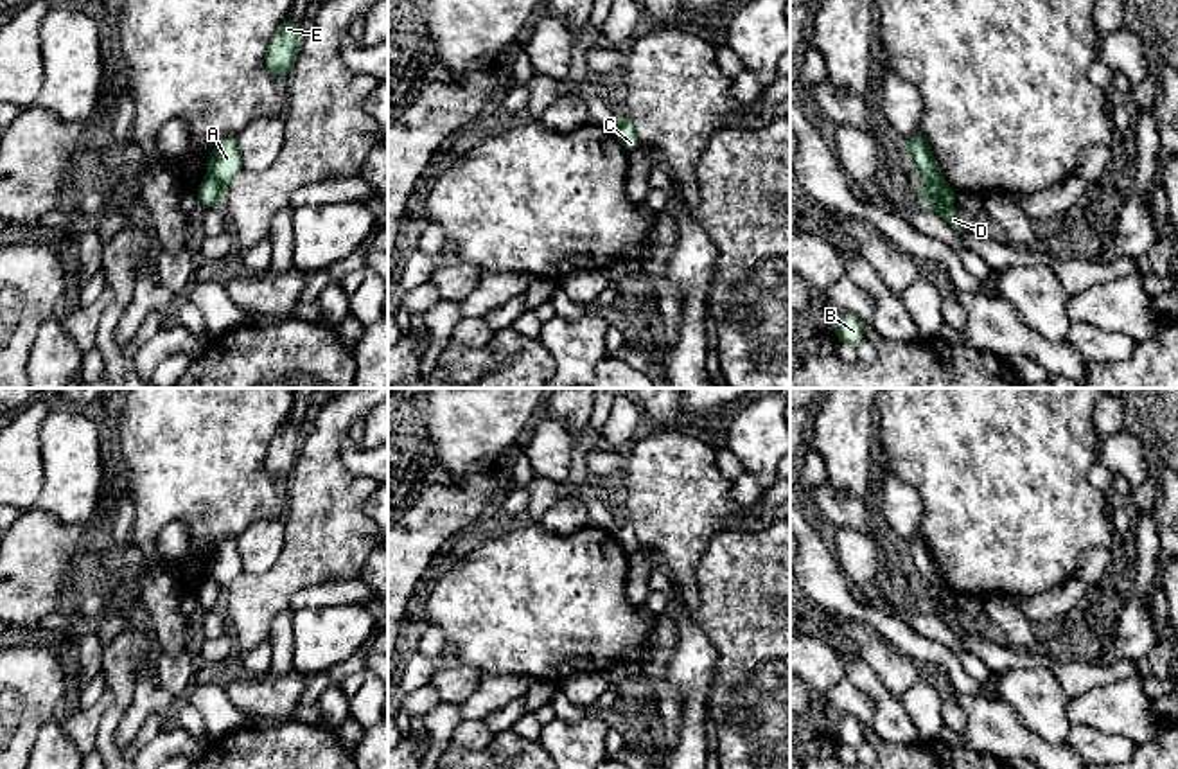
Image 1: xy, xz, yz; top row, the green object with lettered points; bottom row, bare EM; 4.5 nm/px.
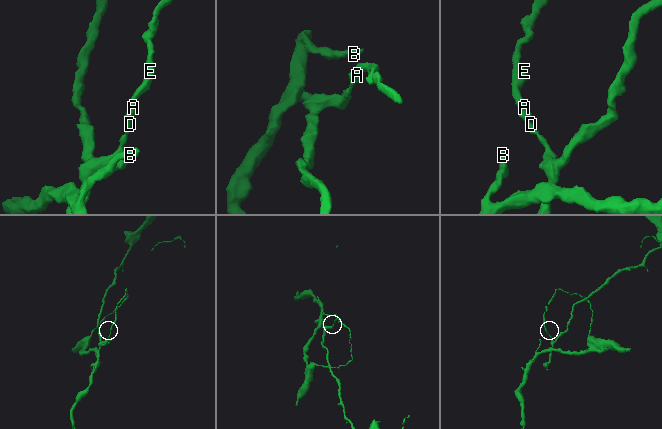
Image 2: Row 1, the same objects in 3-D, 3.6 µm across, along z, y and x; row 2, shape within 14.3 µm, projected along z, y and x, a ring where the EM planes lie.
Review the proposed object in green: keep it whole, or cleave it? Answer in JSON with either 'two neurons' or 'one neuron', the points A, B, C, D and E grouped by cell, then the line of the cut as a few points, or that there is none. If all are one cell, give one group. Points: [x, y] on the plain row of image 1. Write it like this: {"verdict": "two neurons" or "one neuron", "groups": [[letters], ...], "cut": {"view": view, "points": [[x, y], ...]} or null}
{"verdict": "two neurons", "groups": [["A", "B", "C", "E"], ["D"]], "cut": {"view": "yz", "points": [[923, 581], [949, 604]]}}

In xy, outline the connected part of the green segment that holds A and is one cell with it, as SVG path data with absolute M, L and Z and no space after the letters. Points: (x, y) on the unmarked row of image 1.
M237 537L223 539L207 562L207 577L214 580L223 597L233 579L242 571L242 561L237 550Z

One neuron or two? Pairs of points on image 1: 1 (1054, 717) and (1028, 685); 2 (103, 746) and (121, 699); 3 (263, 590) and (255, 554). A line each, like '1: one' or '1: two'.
1: one
2: one
3: two

